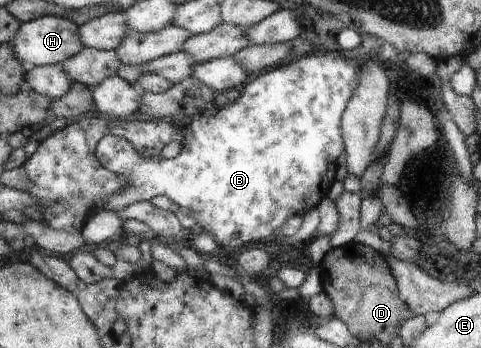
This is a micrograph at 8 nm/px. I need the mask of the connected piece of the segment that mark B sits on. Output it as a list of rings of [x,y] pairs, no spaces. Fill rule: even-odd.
[[[333,52],[327,53],[315,53],[315,55],[307,55],[307,57],[301,57],[289,65],[283,65],[279,67],[271,68],[249,78],[249,80],[240,88],[240,97],[238,97],[229,106],[222,108],[216,115],[209,117],[197,117],[190,127],[185,131],[186,140],[183,143],[182,152],[173,159],[163,159],[163,157],[148,157],[141,155],[137,151],[137,147],[133,145],[127,138],[122,138],[118,134],[109,134],[101,140],[98,147],[98,155],[100,161],[105,167],[109,168],[117,175],[125,175],[125,179],[129,179],[129,185],[117,193],[114,198],[109,199],[107,203],[99,203],[95,205],[95,208],[100,210],[113,210],[121,211],[133,203],[152,201],[160,196],[167,196],[173,199],[175,203],[180,204],[181,207],[186,207],[195,213],[199,224],[203,227],[205,232],[211,233],[217,241],[219,241],[221,247],[241,247],[241,245],[247,245],[251,241],[269,241],[271,235],[287,221],[289,215],[295,213],[305,213],[310,209],[313,209],[317,203],[323,201],[323,197],[327,197],[327,189],[333,185],[335,181],[335,165],[337,165],[337,157],[343,153],[343,137],[341,137],[341,113],[343,109],[347,107],[349,99],[353,95],[355,88],[360,85],[361,77],[359,77],[359,71],[362,71],[363,64],[353,61],[347,61],[343,59],[340,53],[335,55]]]

